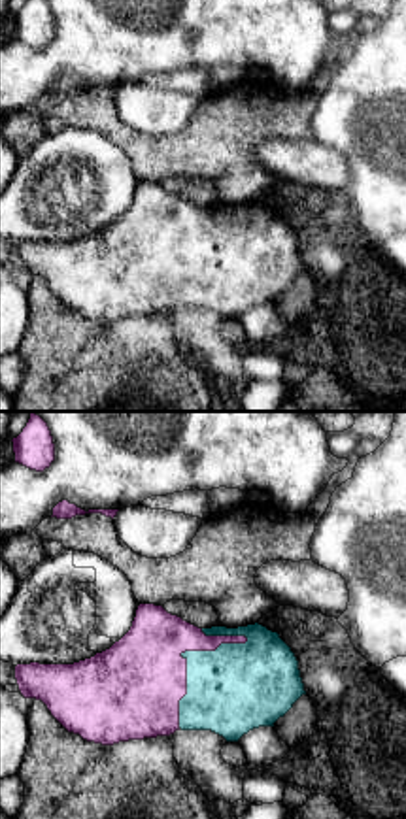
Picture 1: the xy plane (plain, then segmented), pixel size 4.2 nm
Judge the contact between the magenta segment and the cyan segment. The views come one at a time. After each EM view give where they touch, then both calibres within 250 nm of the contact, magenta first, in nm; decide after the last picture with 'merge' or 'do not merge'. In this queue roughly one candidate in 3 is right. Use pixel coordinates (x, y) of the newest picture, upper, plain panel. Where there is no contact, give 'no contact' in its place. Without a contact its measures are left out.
contact (182, 234); calibres 400 and 360 nm

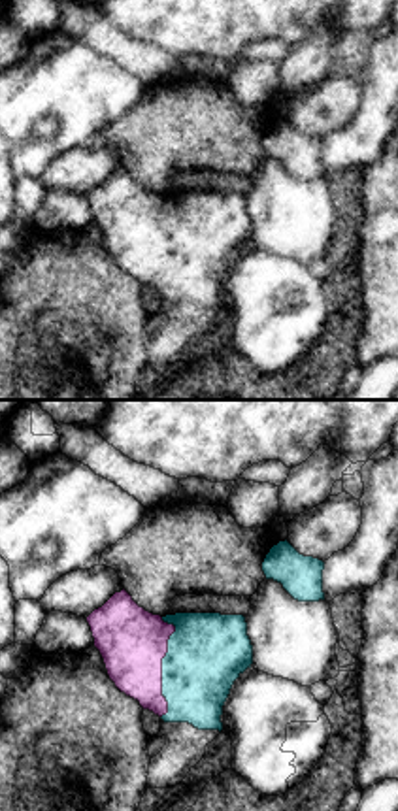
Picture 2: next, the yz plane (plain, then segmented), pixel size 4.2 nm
contact (161, 244); calibres 300 and 340 nm

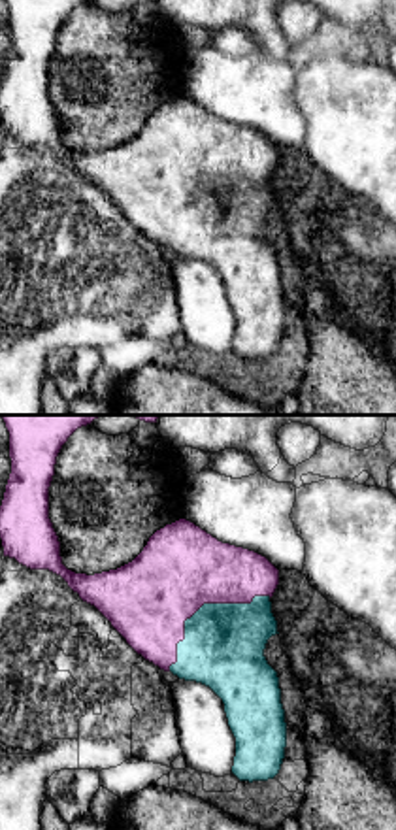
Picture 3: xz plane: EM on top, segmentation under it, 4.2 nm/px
contact (202, 182); calibres 360 and 340 nm

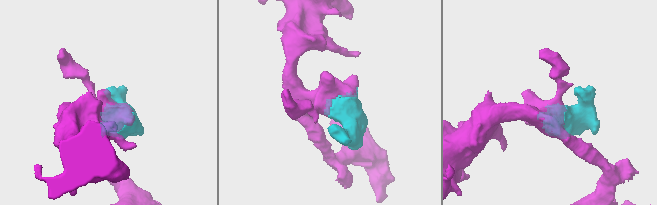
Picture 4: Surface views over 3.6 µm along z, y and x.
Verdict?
merge

